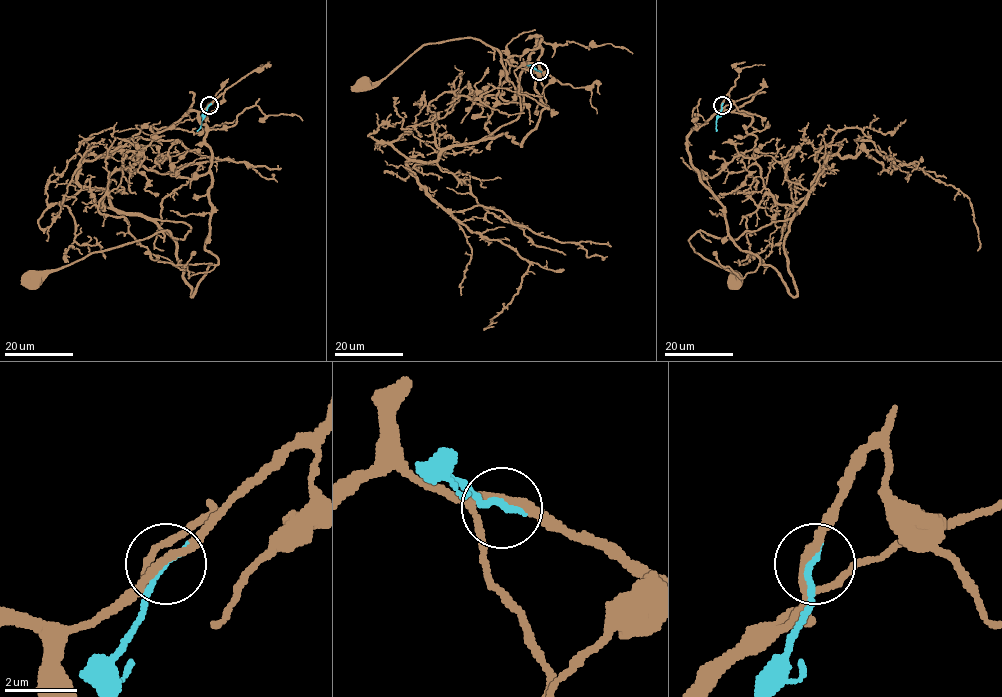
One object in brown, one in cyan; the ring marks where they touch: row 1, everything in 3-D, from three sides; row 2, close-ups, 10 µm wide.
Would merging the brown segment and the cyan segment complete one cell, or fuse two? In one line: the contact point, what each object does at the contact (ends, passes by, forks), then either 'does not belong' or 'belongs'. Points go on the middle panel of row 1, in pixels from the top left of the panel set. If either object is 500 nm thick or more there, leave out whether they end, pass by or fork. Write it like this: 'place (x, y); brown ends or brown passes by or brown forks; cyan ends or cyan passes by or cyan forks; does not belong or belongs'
place (539, 71); brown passes by; cyan ends; belongs

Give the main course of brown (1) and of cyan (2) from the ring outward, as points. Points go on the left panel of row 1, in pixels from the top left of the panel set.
1: (209, 104), (218, 264), (192, 296), (153, 219), (182, 222), (182, 239), (161, 230), (31, 279)
2: (209, 105), (197, 131)

